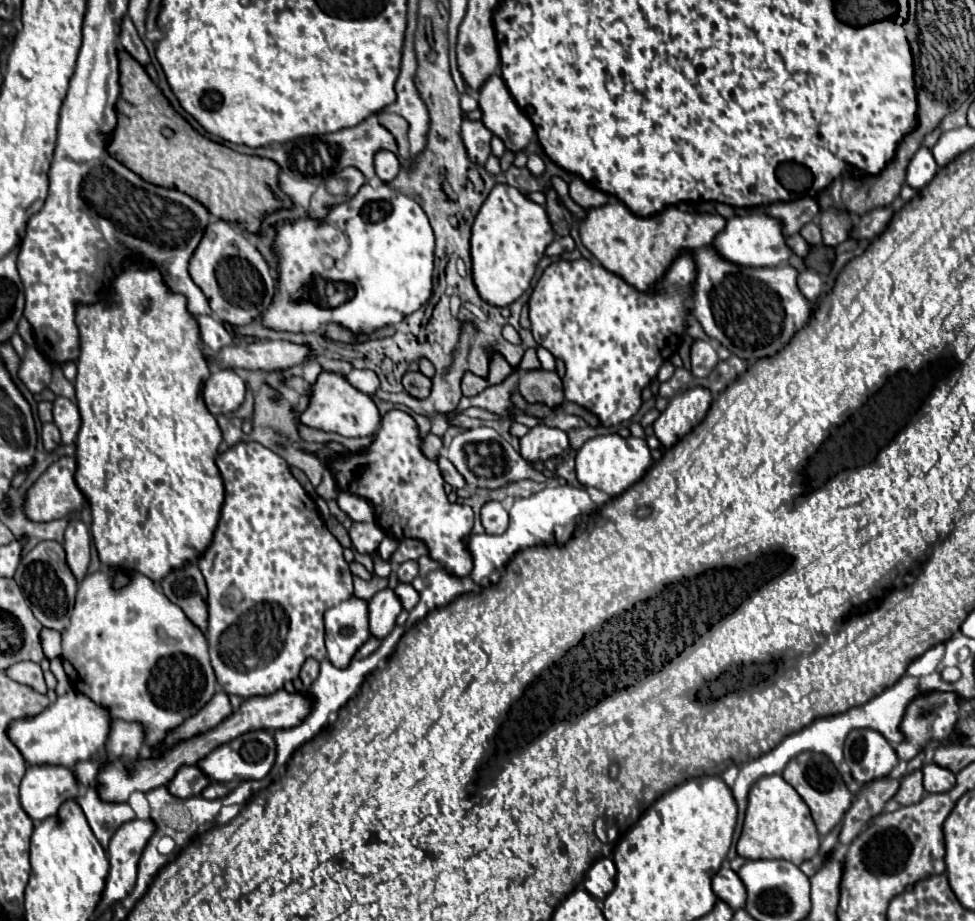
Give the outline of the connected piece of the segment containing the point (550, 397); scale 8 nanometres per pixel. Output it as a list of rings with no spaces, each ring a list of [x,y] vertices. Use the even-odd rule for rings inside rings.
[[[542,368],[538,370],[526,370],[526,374],[518,380],[518,392],[524,396],[528,404],[544,402],[550,408],[556,408],[562,404],[562,380],[556,372],[546,372]]]

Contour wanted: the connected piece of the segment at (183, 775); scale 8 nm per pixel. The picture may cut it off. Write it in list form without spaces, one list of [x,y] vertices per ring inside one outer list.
[[[182,766],[176,772],[176,776],[168,782],[168,790],[178,798],[190,798],[190,796],[200,796],[200,792],[210,782],[212,780],[198,766]]]

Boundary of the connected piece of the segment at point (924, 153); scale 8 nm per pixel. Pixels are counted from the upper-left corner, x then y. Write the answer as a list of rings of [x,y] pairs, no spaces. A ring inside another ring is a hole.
[[[922,146],[922,150],[918,150],[918,154],[914,154],[914,158],[910,160],[910,166],[908,166],[908,176],[906,176],[906,184],[914,190],[920,190],[922,186],[926,186],[934,174],[936,174],[936,162],[934,162],[934,156],[932,152]]]

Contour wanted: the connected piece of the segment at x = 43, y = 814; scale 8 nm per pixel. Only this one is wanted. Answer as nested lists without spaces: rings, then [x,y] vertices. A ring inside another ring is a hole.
[[[28,766],[20,784],[20,806],[32,822],[54,816],[60,804],[76,798],[78,782],[64,766]]]

